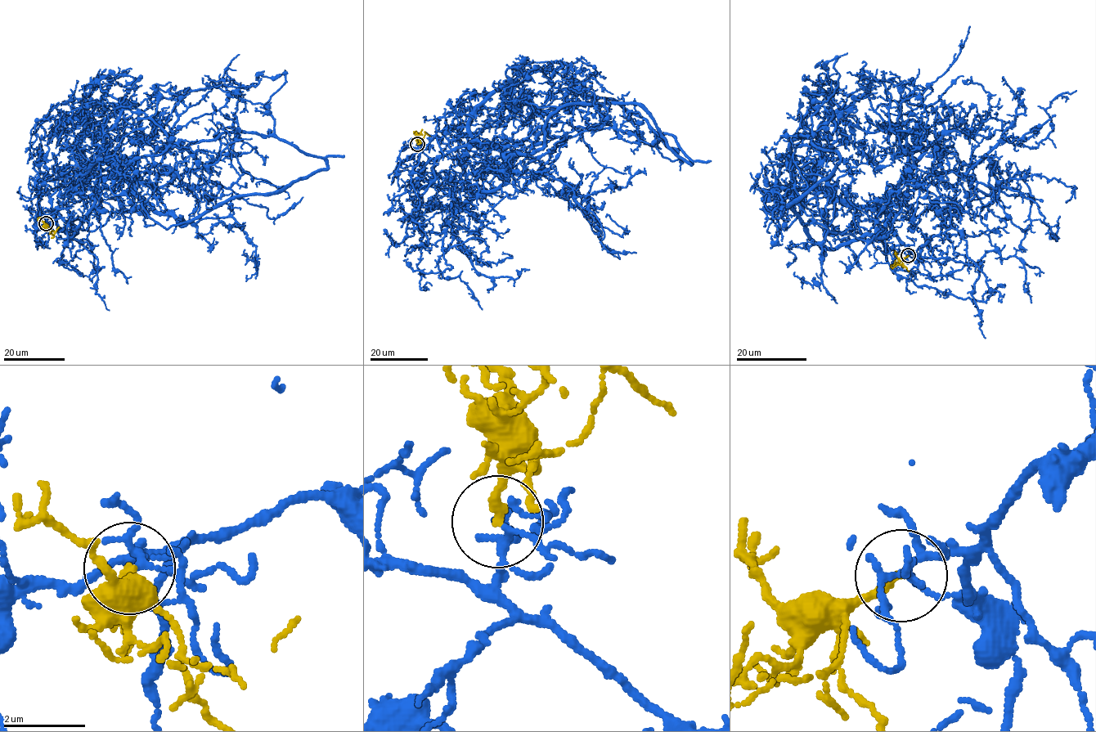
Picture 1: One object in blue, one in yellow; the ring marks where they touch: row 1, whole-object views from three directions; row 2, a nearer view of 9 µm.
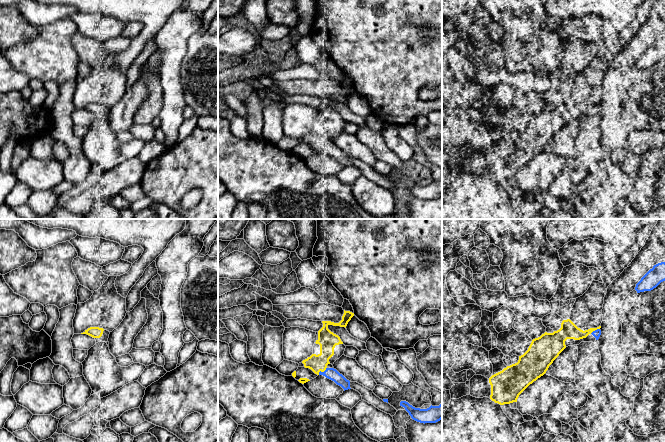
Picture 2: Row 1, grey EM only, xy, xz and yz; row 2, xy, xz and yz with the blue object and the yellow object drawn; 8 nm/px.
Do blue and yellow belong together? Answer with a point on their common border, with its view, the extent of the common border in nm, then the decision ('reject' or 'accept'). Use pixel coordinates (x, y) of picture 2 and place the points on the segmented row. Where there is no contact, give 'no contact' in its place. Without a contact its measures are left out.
meets blue in xz at (322, 372); contact 90 nm long; reject

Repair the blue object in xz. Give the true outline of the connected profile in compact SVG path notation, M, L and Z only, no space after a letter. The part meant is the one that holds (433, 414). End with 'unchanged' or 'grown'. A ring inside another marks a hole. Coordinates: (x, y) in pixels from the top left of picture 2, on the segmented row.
M401 401L400 406L405 408L413 420L420 423L436 423L442 419L442 403L439 406L431 405L427 409L420 409Z; unchanged

